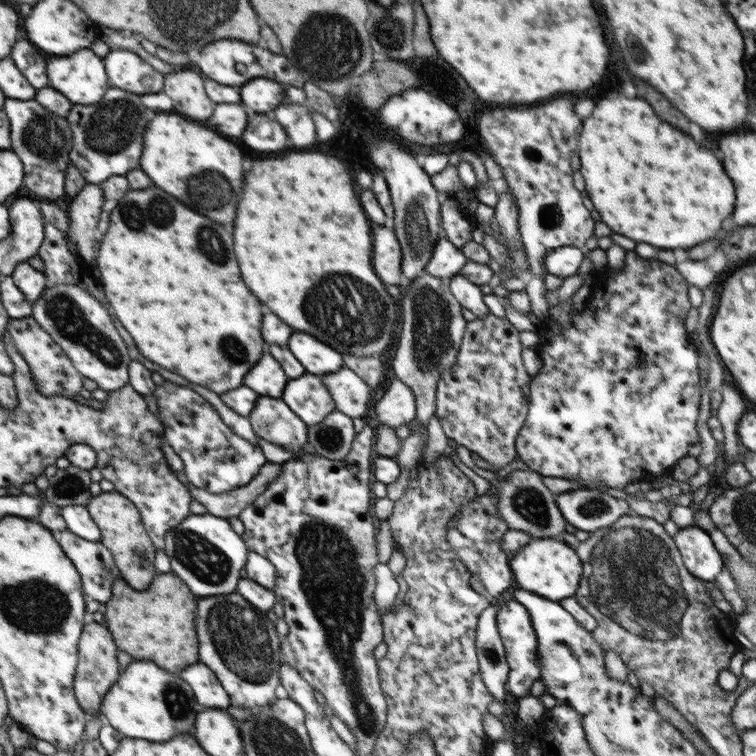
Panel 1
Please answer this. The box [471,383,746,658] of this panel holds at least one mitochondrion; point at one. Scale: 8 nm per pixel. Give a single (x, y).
(639, 585)

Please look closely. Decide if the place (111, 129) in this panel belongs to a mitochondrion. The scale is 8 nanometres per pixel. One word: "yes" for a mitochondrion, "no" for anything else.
yes

